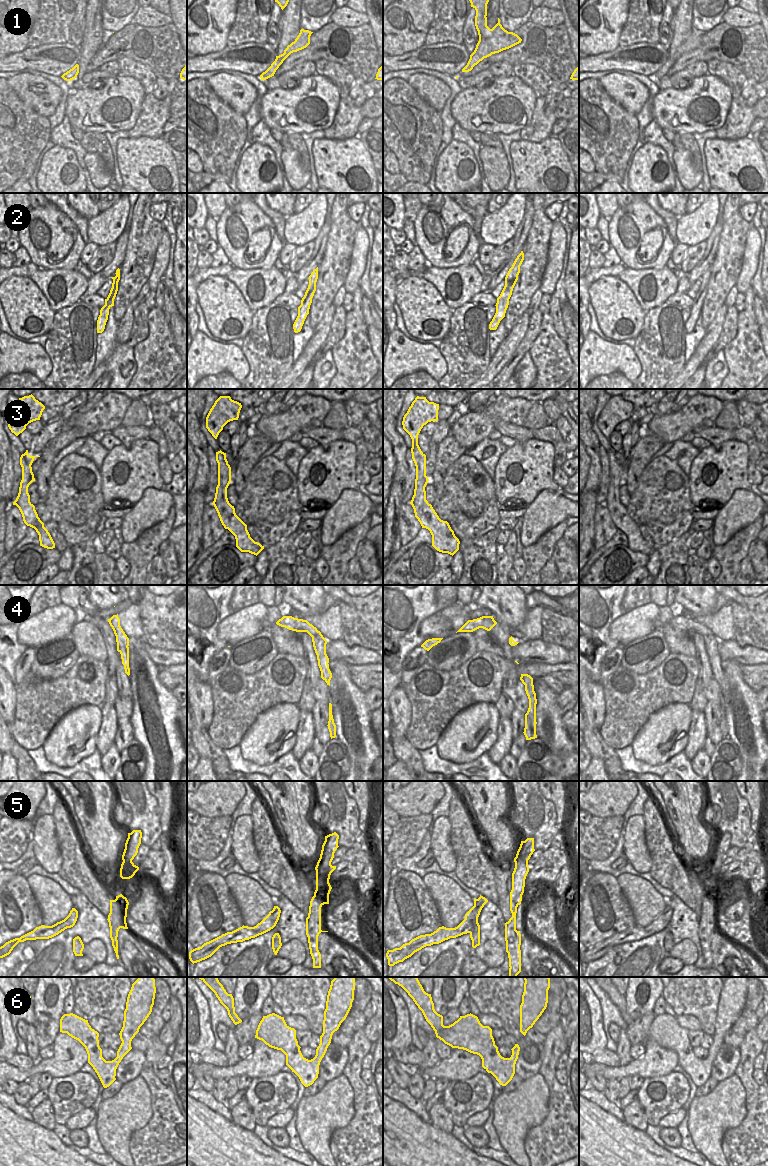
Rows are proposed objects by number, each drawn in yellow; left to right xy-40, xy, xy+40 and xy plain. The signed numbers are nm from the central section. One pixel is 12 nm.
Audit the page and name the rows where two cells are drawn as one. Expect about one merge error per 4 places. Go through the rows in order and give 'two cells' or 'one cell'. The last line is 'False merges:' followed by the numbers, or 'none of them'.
1: one cell
2: one cell
3: one cell
4: two cells
5: two cells
6: one cell
False merges: 4, 5

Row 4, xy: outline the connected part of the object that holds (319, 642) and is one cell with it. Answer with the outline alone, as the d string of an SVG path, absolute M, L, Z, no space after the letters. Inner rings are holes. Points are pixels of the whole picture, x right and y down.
M296 619L296 623L301 625L301 629L296 632L307 632L312 637L313 647L317 655L318 666L321 671L321 678L330 686L332 673L329 669L329 658L326 654L327 640L323 637L320 631L317 630L307 620Z

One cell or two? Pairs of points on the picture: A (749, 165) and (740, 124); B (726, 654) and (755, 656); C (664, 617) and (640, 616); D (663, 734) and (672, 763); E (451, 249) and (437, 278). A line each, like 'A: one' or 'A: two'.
A: two
B: one
C: two
D: two
E: two

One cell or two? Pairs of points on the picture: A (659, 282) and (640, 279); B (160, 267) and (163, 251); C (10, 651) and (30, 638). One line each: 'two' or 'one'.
A: one
B: one
C: two

